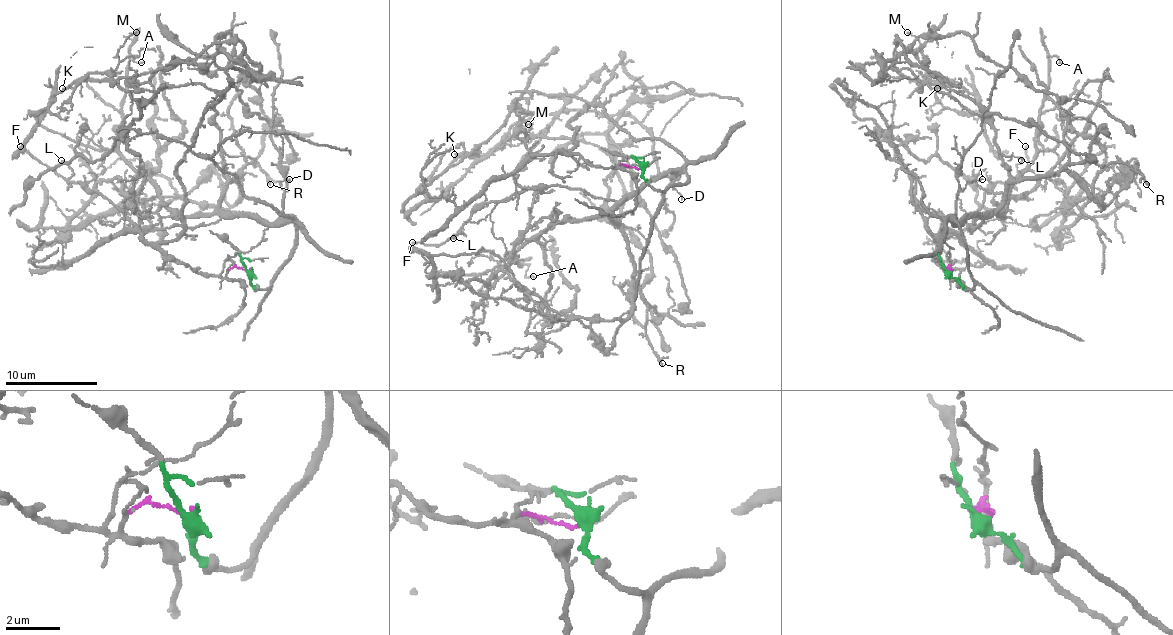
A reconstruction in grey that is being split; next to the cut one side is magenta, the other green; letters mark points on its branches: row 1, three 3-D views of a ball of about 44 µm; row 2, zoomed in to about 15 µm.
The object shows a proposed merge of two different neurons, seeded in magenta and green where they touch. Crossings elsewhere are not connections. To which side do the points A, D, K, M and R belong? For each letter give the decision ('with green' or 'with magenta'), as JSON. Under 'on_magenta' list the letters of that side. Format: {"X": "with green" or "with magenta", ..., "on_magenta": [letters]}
{"A": "with green", "D": "with green", "K": "with green", "M": "with green", "R": "with green", "on_magenta": []}

